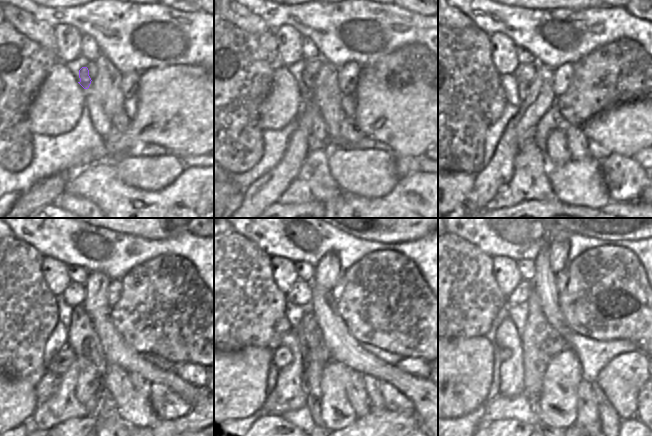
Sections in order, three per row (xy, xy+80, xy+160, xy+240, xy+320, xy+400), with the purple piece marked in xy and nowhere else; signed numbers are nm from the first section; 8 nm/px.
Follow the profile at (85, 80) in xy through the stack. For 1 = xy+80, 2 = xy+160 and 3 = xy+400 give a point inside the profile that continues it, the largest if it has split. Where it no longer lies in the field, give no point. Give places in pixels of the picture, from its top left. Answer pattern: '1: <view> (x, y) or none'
1: xy+80 (306, 85)
2: xy+160 (523, 88)
3: xy+400 (540, 342)

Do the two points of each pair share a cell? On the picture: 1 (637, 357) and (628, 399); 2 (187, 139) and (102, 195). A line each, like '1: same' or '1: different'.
1: same
2: different

